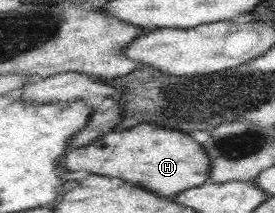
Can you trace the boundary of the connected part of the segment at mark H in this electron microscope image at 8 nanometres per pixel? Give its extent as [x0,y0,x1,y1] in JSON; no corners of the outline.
[61,123,211,197]

